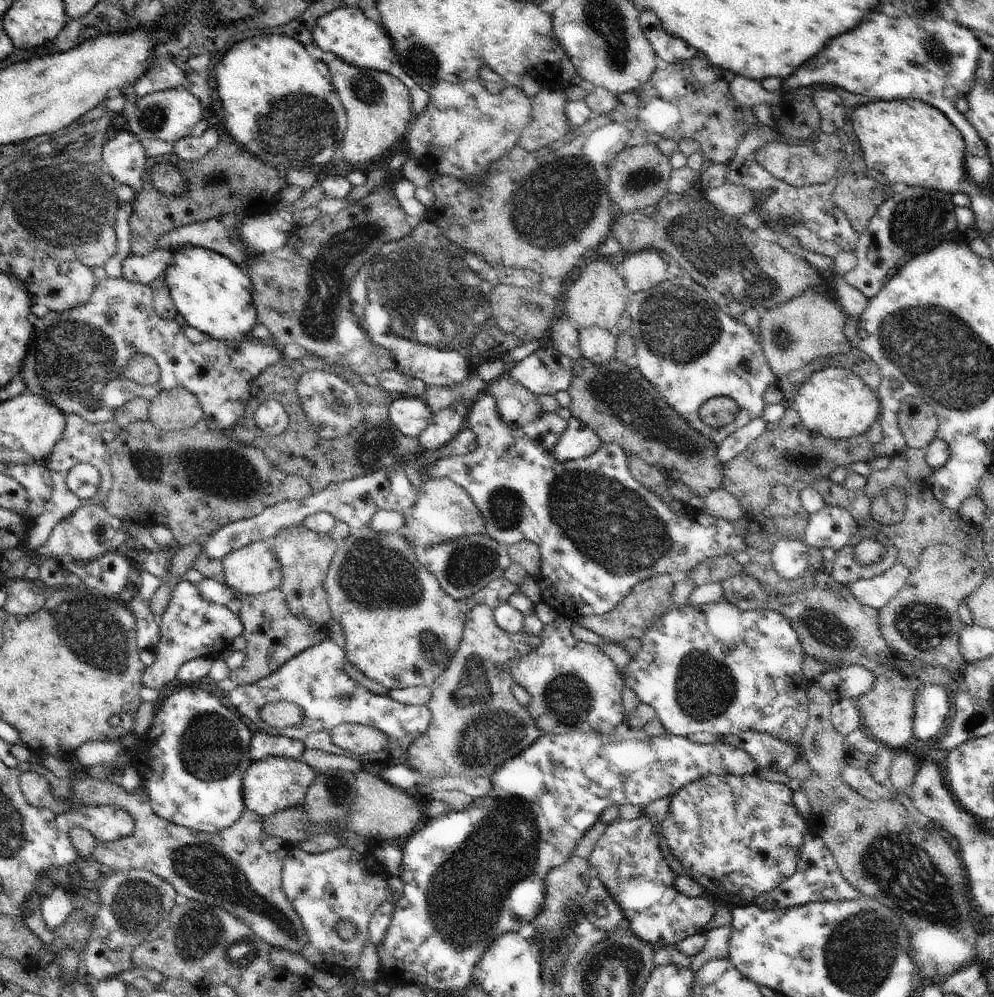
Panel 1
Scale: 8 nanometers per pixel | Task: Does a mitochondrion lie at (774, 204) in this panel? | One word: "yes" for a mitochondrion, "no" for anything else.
yes

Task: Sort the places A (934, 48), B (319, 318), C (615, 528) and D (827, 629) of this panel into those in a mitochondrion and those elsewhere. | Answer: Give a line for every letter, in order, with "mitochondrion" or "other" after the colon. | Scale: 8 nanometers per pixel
A: mitochondrion
B: mitochondrion
C: mitochondrion
D: mitochondrion

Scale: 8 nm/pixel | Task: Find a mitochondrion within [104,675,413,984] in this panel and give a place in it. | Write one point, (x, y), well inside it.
(210, 873)

